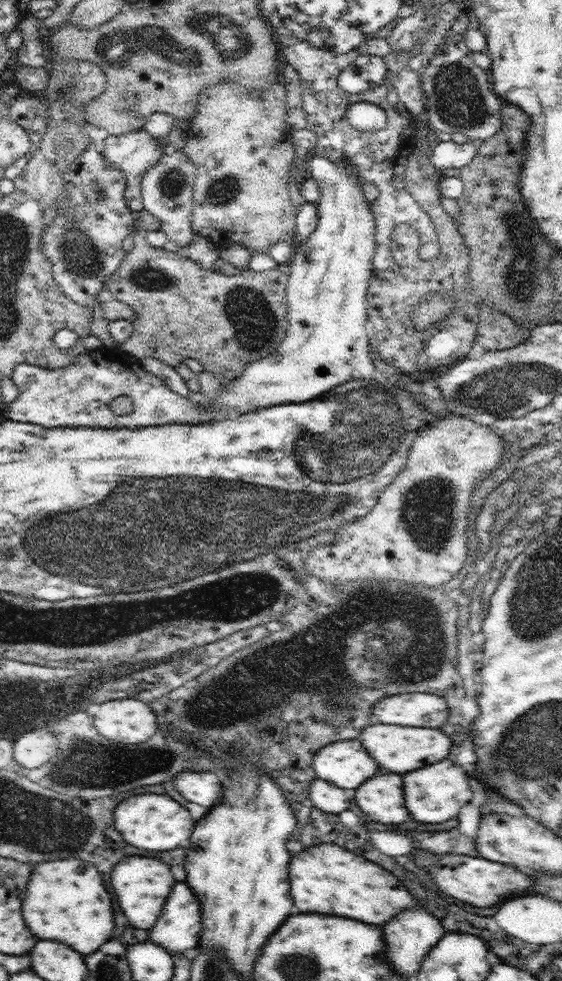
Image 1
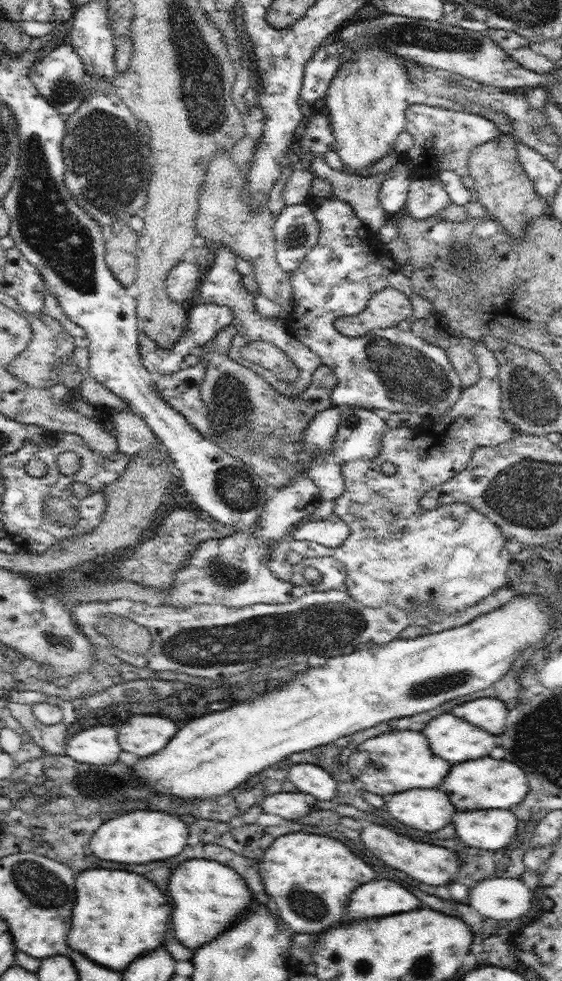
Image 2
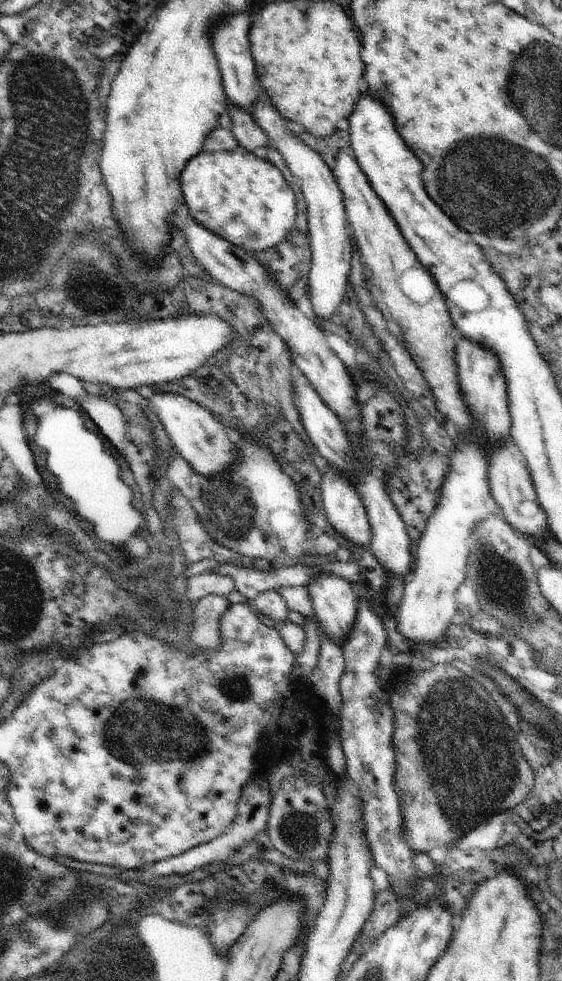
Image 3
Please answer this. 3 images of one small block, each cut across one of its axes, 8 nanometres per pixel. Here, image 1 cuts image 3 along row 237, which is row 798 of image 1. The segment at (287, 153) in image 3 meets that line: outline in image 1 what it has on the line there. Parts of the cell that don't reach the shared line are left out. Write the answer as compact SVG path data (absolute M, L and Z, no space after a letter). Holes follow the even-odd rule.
M316 777L309 789L309 797L313 806L322 812L332 812L332 814L348 810L350 800L346 798L346 792L321 779Z

